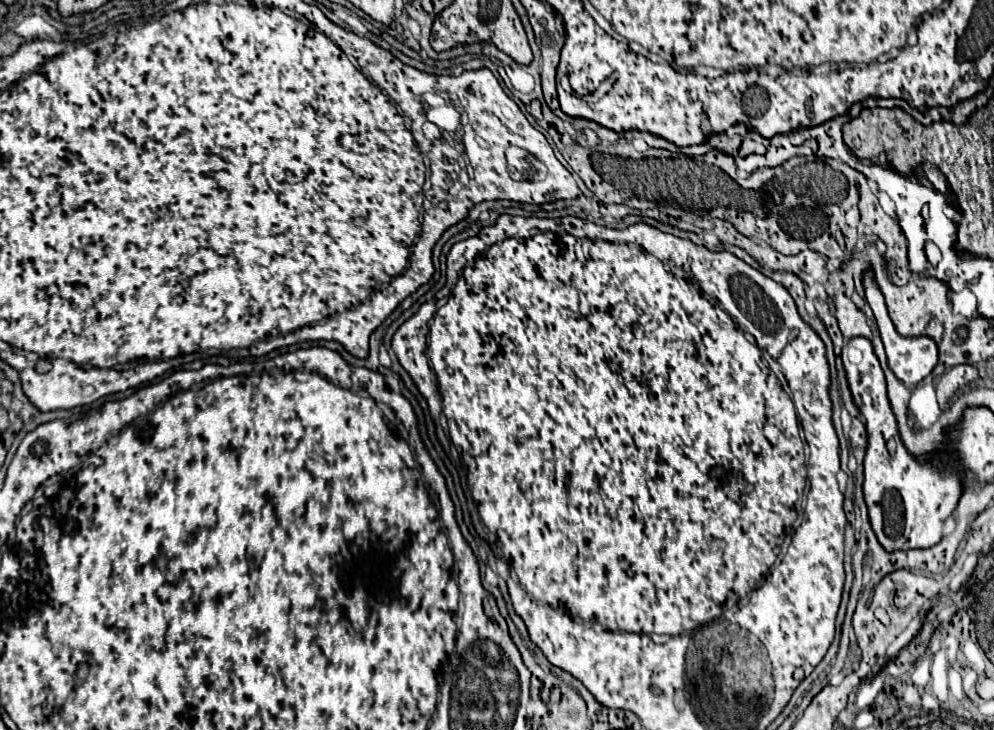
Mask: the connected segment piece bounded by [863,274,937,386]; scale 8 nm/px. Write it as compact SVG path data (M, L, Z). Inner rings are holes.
M865 274L865 299L871 307L875 320L877 320L877 326L879 326L879 333L883 344L885 344L885 352L887 352L887 360L889 360L889 368L893 370L893 374L905 382L905 384L919 384L927 374L931 374L931 370L935 368L937 364L937 346L931 338L927 336L921 336L921 338L903 338L897 334L895 326L891 324L889 316L887 316L887 308L885 308L885 300L883 294L875 286L875 282L867 282L867 276L871 274Z

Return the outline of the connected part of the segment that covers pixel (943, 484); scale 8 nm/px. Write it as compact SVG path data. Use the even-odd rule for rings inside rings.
M861 336L851 338L843 346L841 358L843 358L843 368L845 368L845 374L847 374L849 390L853 394L853 402L859 408L859 414L863 416L863 422L865 422L865 428L867 428L863 496L865 496L865 502L867 502L873 532L875 532L879 544L887 552L911 550L911 548L929 548L929 546L933 546L941 540L943 522L953 514L953 510L957 506L957 500L959 500L959 494L961 494L961 478L955 472L949 472L947 468L935 468L931 464L919 464L907 454L901 438L897 434L895 414L889 406L889 398L887 398L887 390L885 390L885 374L879 366L879 360L873 352L871 342L867 338L861 338Z

